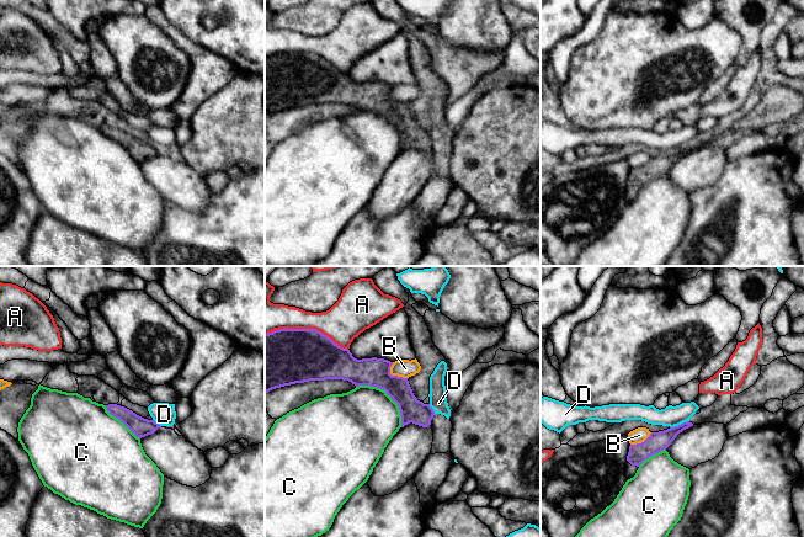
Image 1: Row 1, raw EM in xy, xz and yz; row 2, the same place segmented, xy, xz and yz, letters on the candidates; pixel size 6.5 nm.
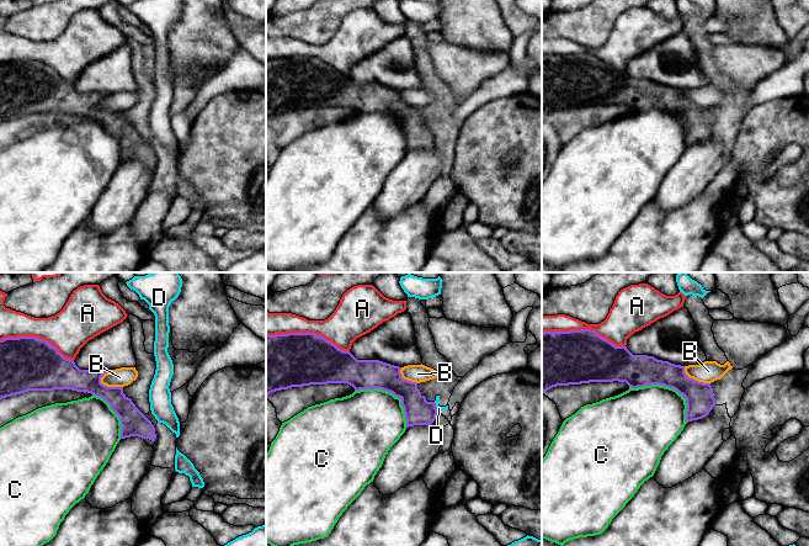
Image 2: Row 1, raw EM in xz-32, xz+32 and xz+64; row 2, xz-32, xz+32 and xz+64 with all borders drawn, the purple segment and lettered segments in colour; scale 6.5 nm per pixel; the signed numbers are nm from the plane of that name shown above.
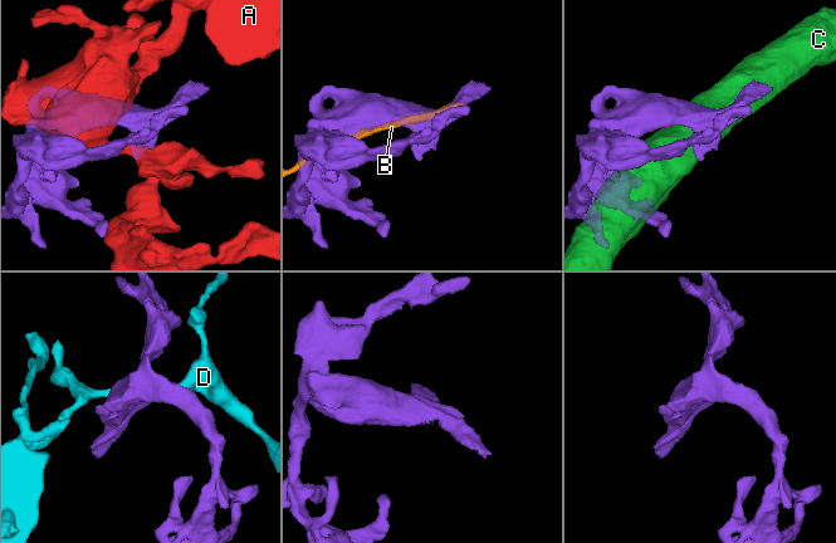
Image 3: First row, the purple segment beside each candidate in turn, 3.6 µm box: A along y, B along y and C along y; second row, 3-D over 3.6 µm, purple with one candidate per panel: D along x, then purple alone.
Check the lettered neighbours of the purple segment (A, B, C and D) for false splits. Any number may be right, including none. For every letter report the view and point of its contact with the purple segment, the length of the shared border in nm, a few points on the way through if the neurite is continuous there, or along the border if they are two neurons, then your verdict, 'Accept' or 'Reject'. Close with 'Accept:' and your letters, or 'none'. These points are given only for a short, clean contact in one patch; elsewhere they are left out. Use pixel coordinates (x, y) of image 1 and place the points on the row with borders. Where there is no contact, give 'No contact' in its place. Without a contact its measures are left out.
A: Touches purple at xz (307, 329). Shared border 550 nm. Reject
B: Touches purple at xz (393, 376). Shared border 150 nm. Reject
C: Touches purple at xz (387, 393). Shared border 400 nm. Reject
D: Touches purple at yz (679, 425). Shared border 140 nm. Boundary: yz (688, 420), (670, 427). Reject
Accept: none

